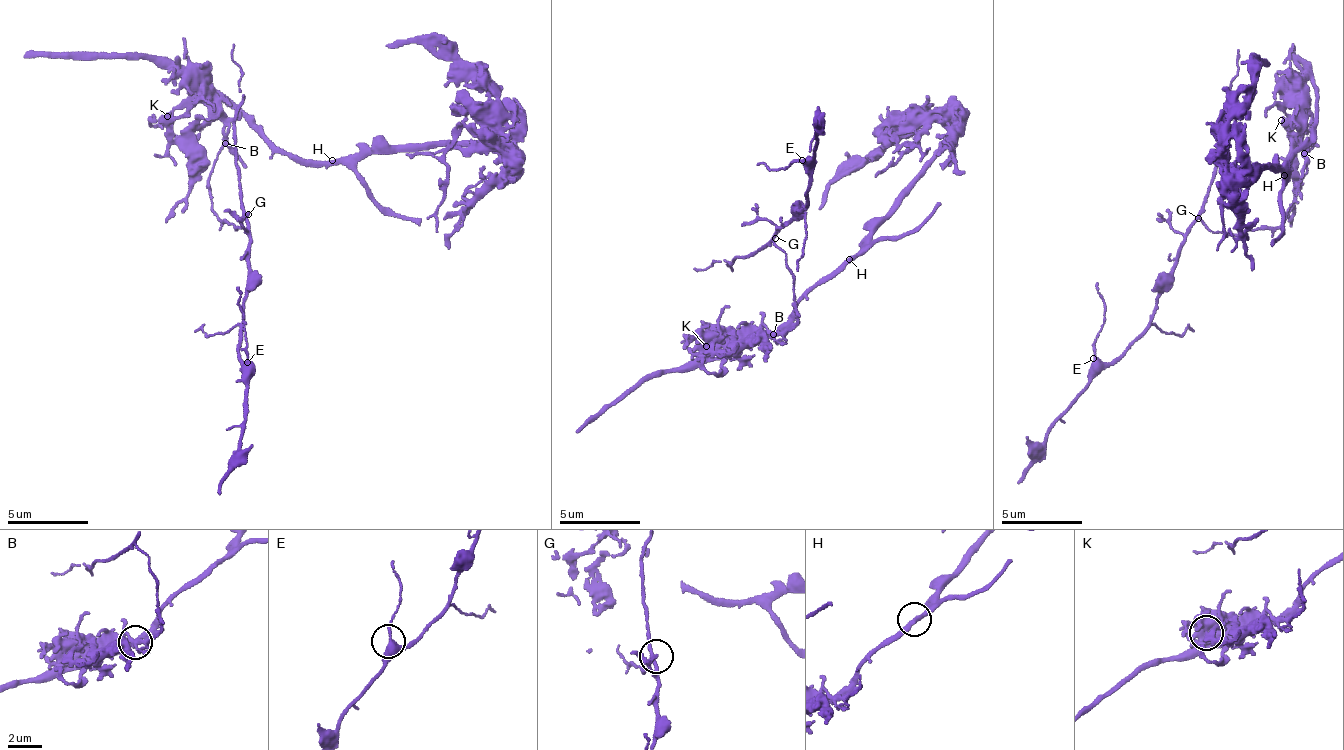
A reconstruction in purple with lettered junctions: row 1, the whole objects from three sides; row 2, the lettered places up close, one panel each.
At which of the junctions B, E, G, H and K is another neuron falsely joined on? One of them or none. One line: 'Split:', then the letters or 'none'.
Split: B

